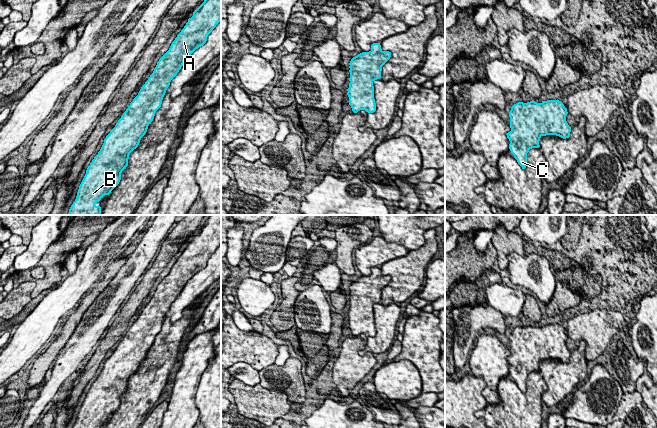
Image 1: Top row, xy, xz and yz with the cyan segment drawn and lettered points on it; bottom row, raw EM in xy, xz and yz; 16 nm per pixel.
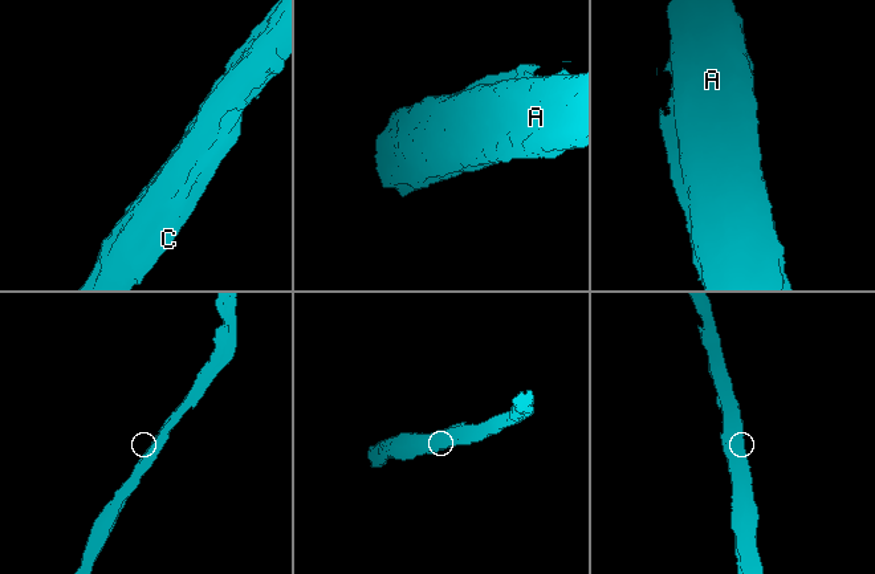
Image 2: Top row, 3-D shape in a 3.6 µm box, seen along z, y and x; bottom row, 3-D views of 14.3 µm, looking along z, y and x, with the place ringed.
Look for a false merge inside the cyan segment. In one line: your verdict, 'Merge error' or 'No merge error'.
No merge error

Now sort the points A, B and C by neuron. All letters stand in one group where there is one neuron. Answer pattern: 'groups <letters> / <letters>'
groups A B C

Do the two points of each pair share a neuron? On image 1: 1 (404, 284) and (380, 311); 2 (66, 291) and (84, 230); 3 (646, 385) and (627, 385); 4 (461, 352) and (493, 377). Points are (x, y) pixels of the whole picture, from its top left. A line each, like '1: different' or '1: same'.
1: different
2: different
3: different
4: different

